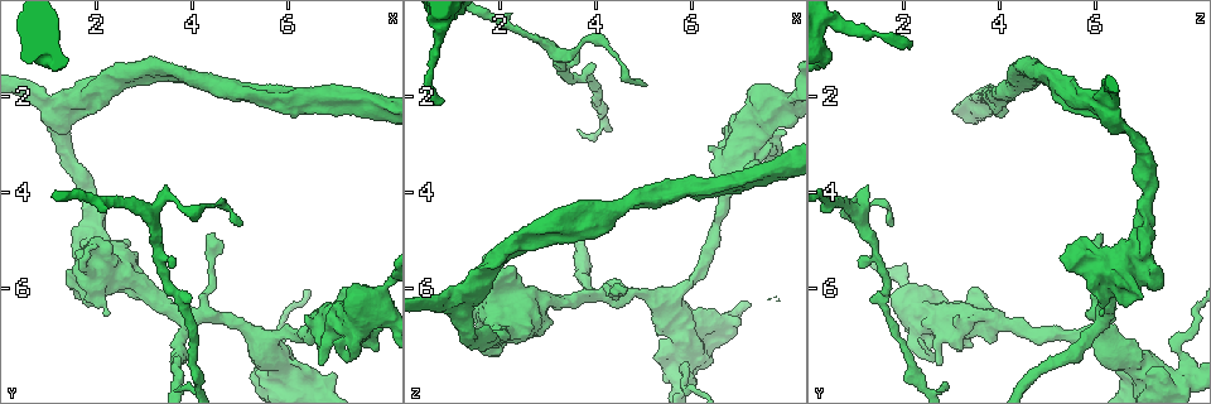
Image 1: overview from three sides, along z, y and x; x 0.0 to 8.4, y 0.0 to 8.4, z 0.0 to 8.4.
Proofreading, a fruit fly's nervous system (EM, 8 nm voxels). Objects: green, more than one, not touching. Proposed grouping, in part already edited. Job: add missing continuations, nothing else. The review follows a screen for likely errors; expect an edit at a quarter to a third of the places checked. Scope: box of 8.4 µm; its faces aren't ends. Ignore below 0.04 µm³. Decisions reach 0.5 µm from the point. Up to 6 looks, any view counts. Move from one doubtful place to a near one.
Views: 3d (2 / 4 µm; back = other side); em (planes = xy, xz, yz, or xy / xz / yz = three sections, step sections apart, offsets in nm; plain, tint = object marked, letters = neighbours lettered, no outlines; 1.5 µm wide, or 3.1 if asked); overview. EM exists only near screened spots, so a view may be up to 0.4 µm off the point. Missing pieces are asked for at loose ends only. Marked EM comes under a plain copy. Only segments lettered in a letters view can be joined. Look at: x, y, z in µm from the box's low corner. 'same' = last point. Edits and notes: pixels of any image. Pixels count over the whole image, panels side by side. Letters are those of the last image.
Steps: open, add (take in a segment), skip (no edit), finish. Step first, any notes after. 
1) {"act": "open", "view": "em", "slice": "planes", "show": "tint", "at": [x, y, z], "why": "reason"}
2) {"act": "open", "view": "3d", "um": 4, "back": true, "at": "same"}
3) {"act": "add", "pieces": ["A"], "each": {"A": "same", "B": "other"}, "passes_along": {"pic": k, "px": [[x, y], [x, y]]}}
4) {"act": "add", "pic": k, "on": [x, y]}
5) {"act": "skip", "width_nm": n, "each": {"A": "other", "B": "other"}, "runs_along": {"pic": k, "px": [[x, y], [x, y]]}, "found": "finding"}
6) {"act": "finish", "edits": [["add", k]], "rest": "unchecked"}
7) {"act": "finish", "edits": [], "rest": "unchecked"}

{"act": "open", "view": "3d", "um": 2, "at": [0.80, 1.05, 2.10], "why": "free end"}

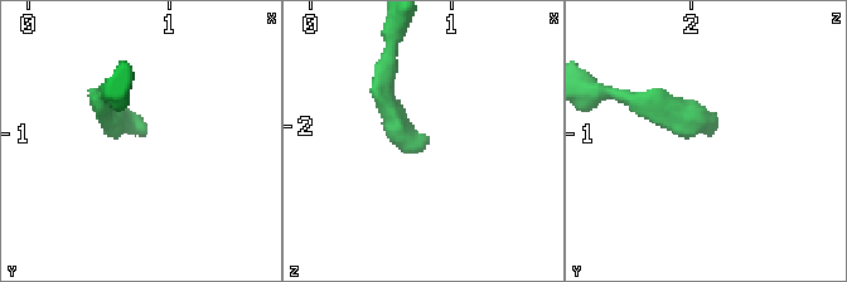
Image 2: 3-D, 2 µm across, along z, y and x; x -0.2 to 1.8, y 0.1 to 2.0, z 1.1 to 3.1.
{"act": "open", "view": "em", "slice": "planes", "show": "letters", "at": [0.84, 0.98, 2.08], "why": "shape alone is not enough"}

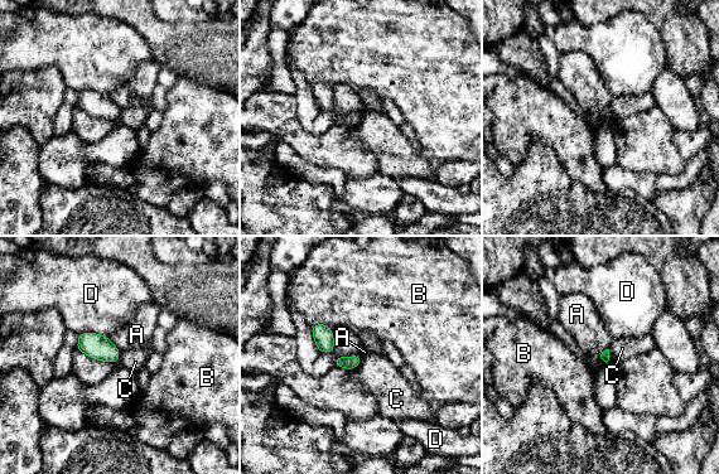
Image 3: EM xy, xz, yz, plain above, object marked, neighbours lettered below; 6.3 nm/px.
{"act": "skip", "longest_contact_nm": ["D", 190], "each": {"A": "other", "B": "other", "C": "other", "D": "other"}, "found": "none of them fits"}

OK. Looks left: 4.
{"act": "open", "view": "3d", "um": 2, "at": [5.00, 4.75, 1.80], "why": "branch stops here"}

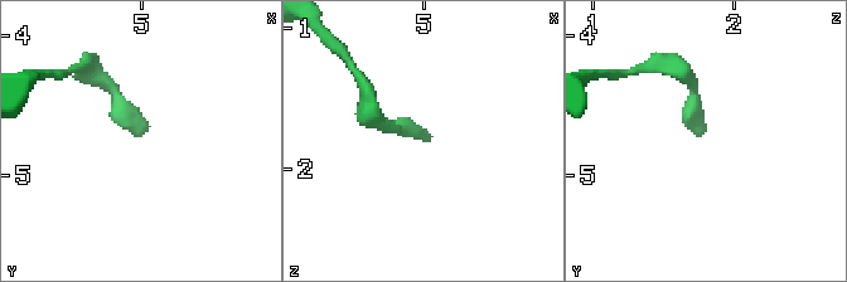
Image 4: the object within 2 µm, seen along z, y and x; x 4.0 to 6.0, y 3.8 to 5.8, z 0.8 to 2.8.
{"act": "open", "view": "em", "slice": "xz", "step": 8, "show": "letters", "at": [4.98, 4.72, 1.74]}

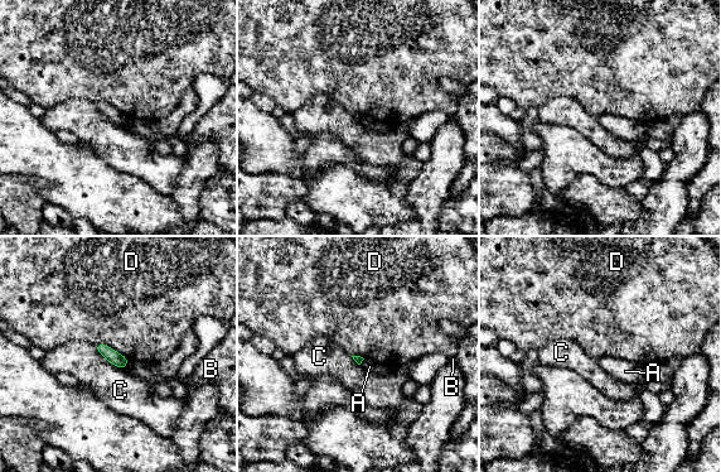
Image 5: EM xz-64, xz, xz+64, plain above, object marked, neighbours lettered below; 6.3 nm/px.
{"act": "open", "view": "em", "slice": "xy", "step": 4, "show": "letters", "at": "same", "why": "another direction"}

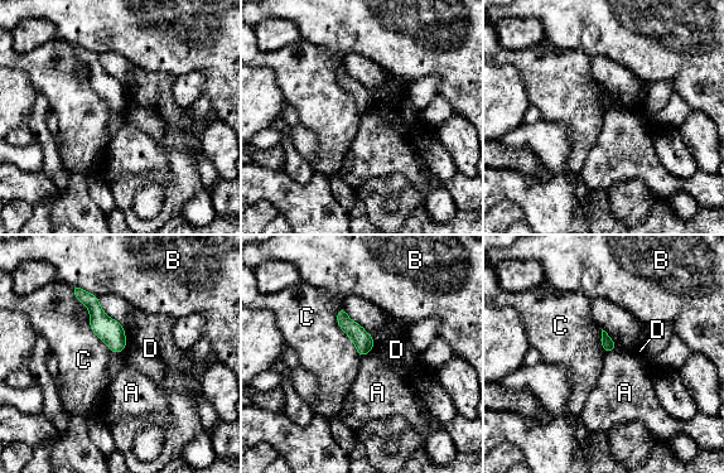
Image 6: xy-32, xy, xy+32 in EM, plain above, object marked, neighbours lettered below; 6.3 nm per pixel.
{"act": "skip", "width_nm": 80, "each": {"A": "other", "B": "other", "C": "other", "D": "other"}, "border": {"pic": 6, "px": [[124, 327], [126, 346], [112, 353]]}, "found": "no lettered segment goes on from it"}

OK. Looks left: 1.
{"act": "finish", "edits": [], "rest": "unchecked"}

